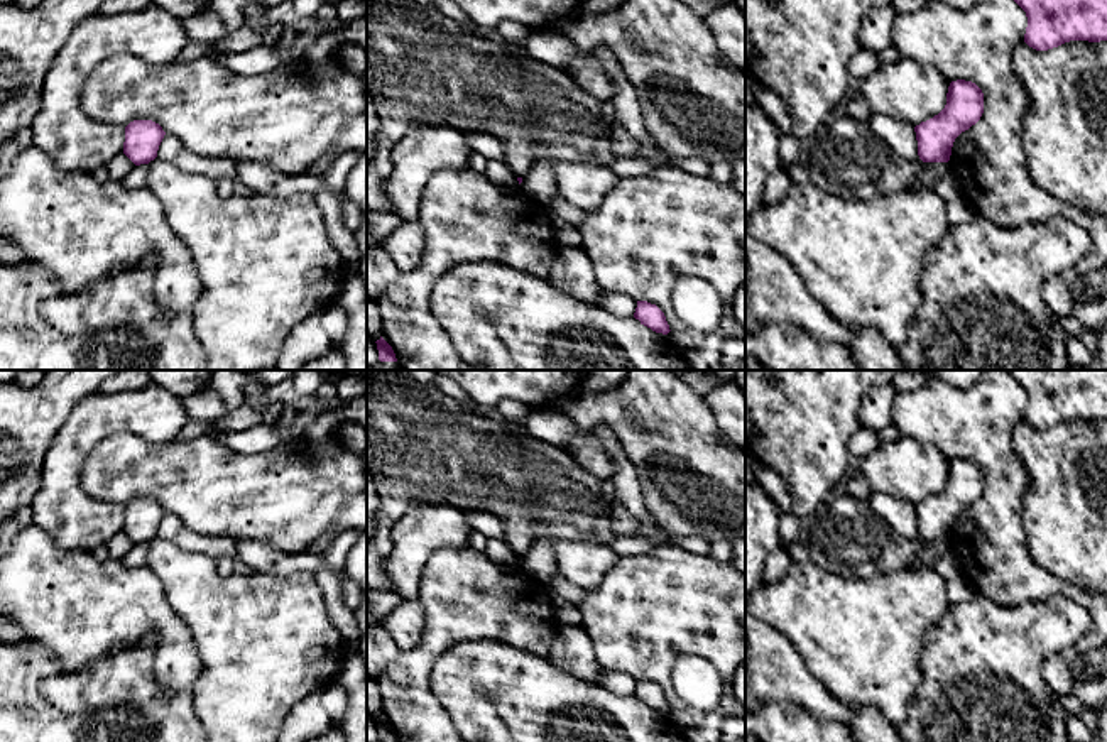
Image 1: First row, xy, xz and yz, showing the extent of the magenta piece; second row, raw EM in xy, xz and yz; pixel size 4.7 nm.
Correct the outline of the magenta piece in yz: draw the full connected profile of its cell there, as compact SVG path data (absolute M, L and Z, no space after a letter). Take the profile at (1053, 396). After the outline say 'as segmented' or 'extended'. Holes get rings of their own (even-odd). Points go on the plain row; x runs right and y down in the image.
M1007 370L1026 390L1024 421L1048 429L1070 419L1107 419L1107 370Z | as segmented

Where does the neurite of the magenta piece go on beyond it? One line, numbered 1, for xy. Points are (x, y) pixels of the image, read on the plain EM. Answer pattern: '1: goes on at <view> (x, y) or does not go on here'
1: does not go on here

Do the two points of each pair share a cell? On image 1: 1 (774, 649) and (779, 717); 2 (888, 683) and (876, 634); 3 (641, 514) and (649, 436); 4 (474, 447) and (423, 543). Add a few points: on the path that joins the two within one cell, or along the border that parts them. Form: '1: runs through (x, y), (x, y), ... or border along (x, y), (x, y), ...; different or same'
1: border along (763, 705), (791, 703), (815, 719); different
2: runs through (884, 671), (876, 661), (876, 646); same
3: border along (627, 457), (636, 470), (644, 507), (656, 523); different
4: border along (423, 502), (452, 504), (462, 509); different

